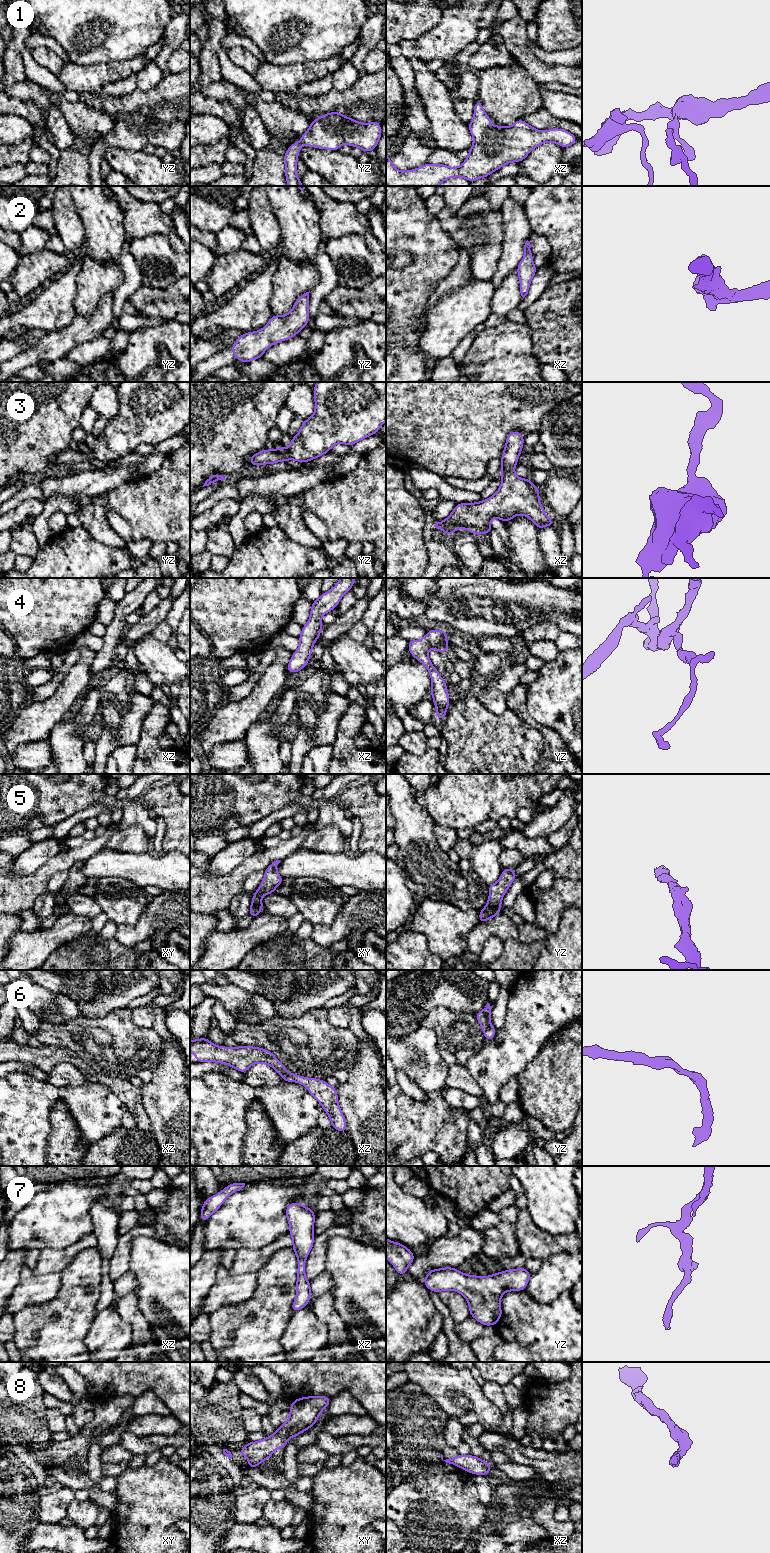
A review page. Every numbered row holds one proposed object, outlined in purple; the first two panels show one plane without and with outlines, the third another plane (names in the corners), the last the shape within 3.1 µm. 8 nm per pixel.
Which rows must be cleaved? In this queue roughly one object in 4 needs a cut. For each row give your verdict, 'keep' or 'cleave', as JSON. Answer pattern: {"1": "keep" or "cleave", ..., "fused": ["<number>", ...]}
{"1": "keep", "2": "keep", "3": "keep", "4": "keep", "5": "keep", "6": "keep", "7": "keep", "8": "keep", "fused": []}

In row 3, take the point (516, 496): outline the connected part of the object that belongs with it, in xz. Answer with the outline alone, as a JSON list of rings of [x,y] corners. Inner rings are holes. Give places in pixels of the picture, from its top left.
[[[519,431],[508,434],[500,458],[502,482],[493,496],[477,503],[456,504],[451,514],[445,520],[436,522],[434,527],[450,535],[454,535],[458,528],[463,528],[477,536],[492,531],[493,517],[507,523],[517,515],[527,516],[538,530],[555,526],[555,521],[547,516],[539,501],[539,488],[529,478],[519,478],[515,474],[514,468],[522,452],[524,438]]]

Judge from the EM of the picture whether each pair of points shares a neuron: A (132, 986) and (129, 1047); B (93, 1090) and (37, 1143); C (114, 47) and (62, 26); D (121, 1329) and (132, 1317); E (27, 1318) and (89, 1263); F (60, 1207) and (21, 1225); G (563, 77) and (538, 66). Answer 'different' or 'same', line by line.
A: different
B: same
C: same
D: different
E: same
F: same
G: same

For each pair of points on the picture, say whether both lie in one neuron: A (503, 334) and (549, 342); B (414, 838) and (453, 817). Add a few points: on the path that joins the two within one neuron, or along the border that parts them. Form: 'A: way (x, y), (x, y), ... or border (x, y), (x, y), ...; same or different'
A: border (526, 322), (530, 329), (532, 354), (537, 362); different
B: border (419, 804), (435, 822); different

